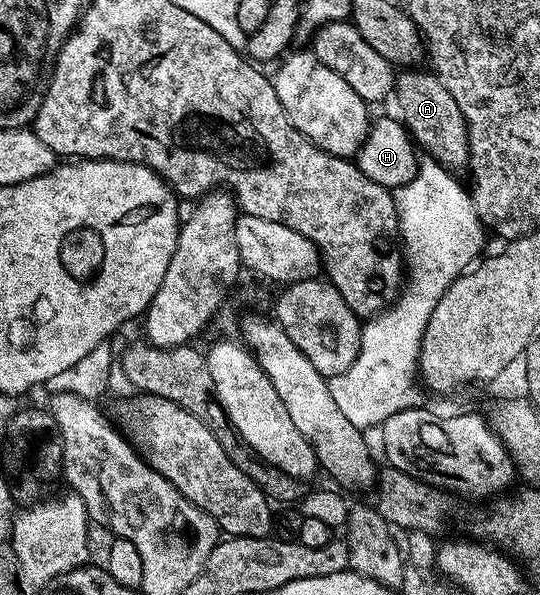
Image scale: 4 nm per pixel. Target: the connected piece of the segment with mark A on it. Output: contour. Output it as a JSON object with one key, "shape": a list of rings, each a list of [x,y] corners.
{"shape":[[[404,68],[400,70],[395,77],[395,90],[393,92],[394,99],[397,99],[399,113],[403,125],[407,131],[410,132],[412,138],[416,144],[428,155],[434,162],[439,163],[451,174],[459,175],[470,166],[471,150],[468,143],[468,125],[465,121],[464,114],[461,113],[461,107],[457,105],[457,101],[454,100],[453,95],[449,89],[445,88],[445,85],[439,79],[439,76],[432,70],[424,68]]]}

